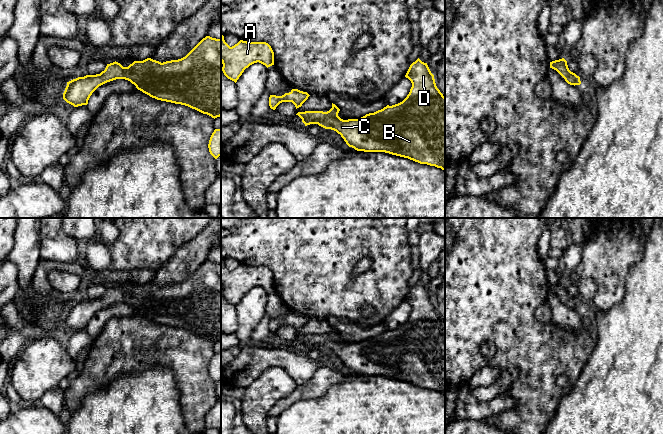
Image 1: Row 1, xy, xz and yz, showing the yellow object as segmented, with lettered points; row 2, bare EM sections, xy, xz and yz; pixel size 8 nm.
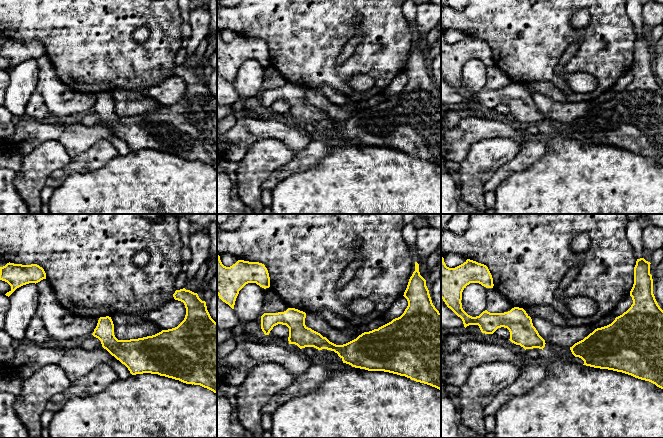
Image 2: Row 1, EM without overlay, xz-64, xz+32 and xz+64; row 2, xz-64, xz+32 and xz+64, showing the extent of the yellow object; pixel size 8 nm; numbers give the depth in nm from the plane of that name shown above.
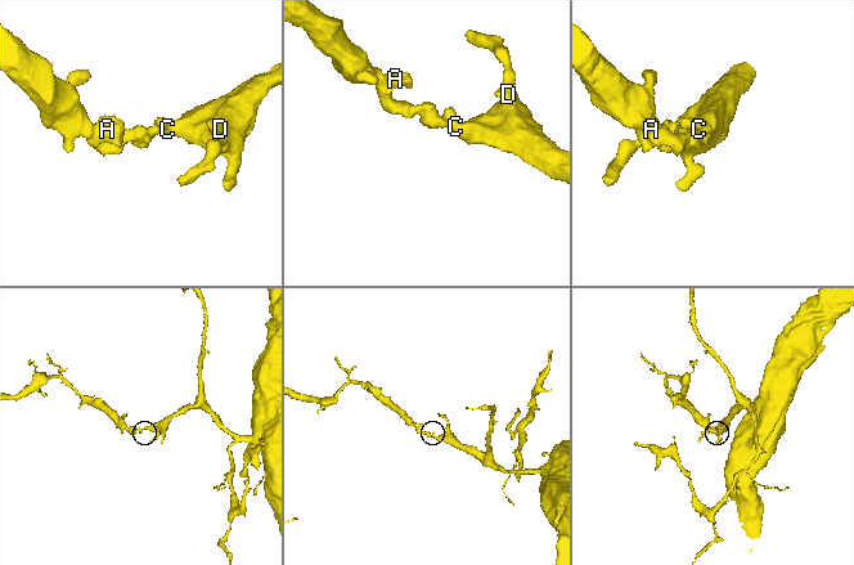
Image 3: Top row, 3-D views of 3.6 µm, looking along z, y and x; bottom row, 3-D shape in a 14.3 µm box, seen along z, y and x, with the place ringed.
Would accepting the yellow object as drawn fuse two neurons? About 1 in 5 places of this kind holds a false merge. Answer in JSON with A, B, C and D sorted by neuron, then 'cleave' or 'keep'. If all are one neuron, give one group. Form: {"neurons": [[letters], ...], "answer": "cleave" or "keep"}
{"neurons": [["A", "B", "C", "D"]], "answer": "keep"}

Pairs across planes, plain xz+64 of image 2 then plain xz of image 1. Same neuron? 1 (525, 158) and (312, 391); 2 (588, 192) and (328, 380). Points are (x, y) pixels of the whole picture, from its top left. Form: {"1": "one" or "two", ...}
{"1": "one", "2": "two"}

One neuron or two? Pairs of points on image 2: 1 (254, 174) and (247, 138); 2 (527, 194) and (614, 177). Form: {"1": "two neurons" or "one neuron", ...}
{"1": "two neurons", "2": "one neuron"}

